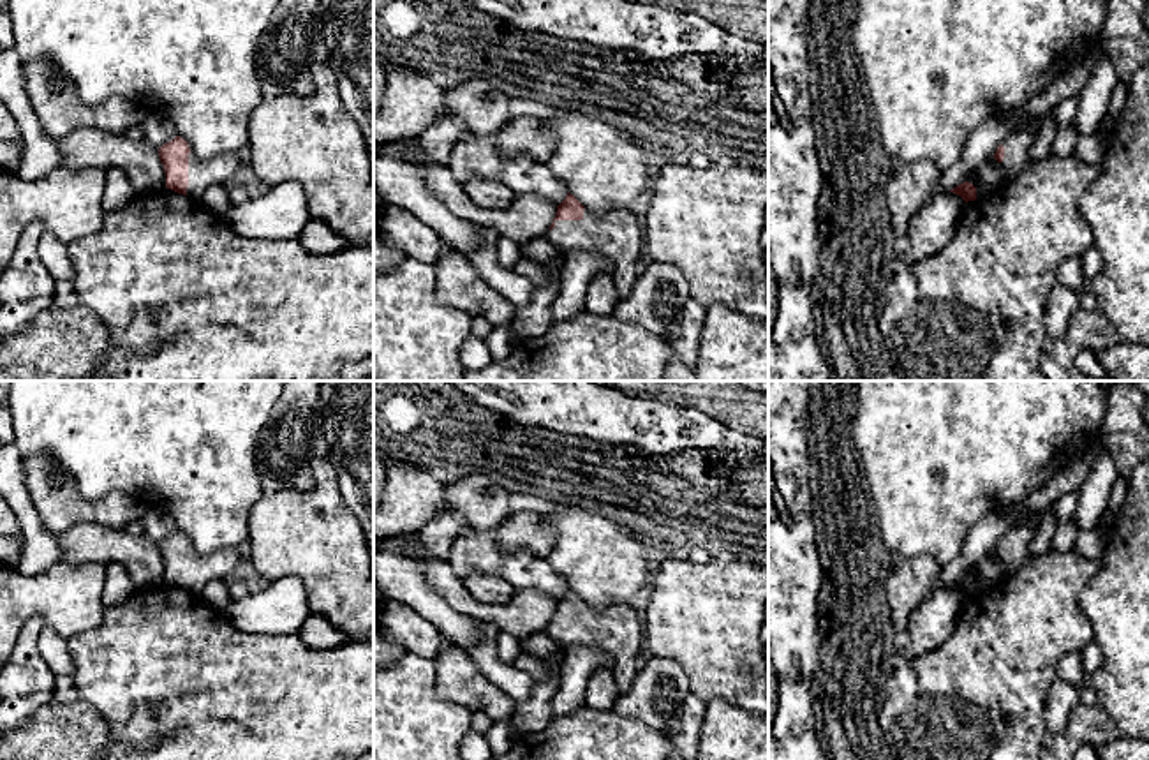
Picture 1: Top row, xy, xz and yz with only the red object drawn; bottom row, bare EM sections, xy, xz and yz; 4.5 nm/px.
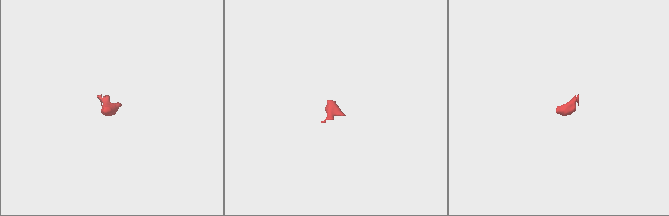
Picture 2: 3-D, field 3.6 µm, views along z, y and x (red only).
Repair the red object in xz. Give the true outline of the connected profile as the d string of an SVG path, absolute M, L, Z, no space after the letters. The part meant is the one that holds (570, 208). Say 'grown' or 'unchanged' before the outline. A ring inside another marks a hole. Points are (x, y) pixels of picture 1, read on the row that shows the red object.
grown; M567 192L543 238L562 252L589 250L610 259L619 298L631 294L638 279L634 265L645 242L643 224L627 208L613 208L604 217L596 217Z

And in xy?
grown; M176 136L159 148L159 157L167 189L201 201L219 217L227 215L233 205L226 183L240 166L240 153L201 160L190 152L189 143Z

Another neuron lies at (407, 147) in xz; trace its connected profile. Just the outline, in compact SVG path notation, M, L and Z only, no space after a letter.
M402 138L402 139L393 139L391 143L386 145L374 145L374 155L382 155L382 153L402 153L407 159L416 159L418 155L418 143L416 138Z

